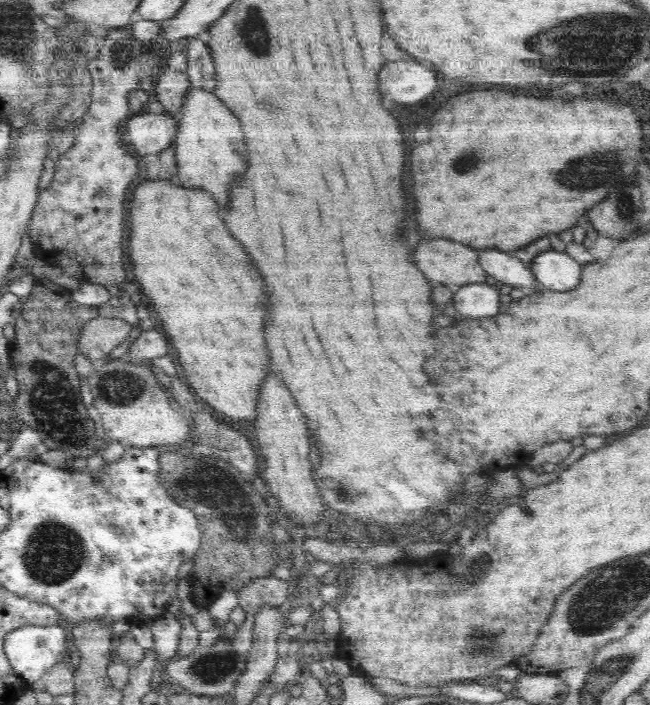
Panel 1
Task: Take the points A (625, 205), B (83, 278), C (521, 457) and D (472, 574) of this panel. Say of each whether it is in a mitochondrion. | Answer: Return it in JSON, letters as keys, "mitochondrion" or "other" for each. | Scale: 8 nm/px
{"A":"mitochondrion","B":"other","C":"other","D":"mitochondrion"}

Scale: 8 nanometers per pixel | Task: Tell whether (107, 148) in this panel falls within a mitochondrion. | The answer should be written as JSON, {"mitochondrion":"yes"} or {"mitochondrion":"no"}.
{"mitochondrion":"no"}

